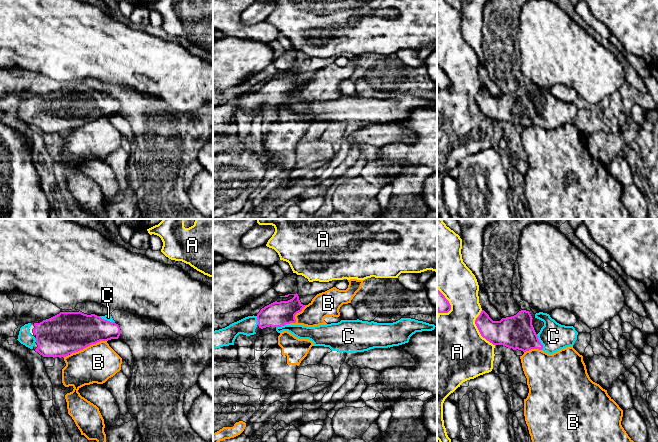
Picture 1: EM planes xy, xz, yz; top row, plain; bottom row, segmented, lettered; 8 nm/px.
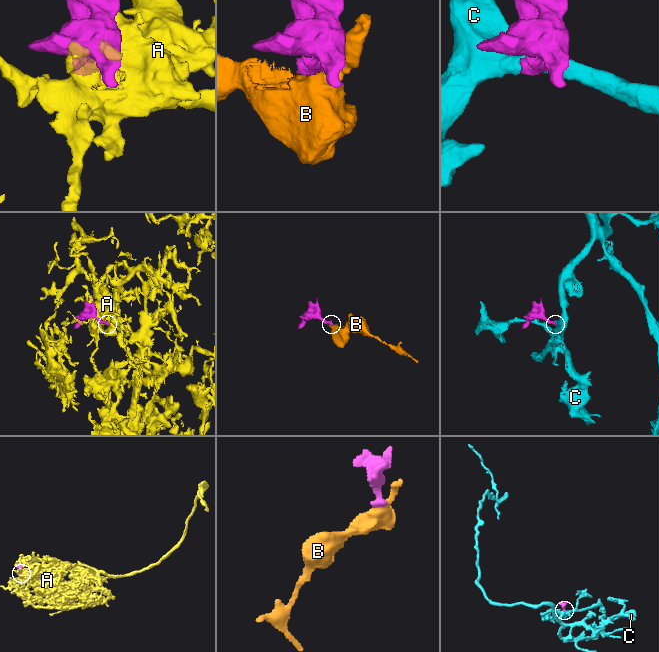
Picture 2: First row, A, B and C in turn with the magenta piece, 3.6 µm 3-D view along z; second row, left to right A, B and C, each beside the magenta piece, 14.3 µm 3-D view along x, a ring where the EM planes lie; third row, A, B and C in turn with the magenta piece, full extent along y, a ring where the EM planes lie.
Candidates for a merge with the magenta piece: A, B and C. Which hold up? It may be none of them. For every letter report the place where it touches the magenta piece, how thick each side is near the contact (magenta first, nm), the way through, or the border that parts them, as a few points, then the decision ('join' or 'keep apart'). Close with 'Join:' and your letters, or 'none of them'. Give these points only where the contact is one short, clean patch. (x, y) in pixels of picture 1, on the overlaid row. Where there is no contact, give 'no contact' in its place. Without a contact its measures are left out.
A: meets magenta in yz at (478, 329); 240 nm thick on the magenta side, 500 nm on the other; keep apart
B: meets magenta in xy at (88, 345); 340 nm thick on the magenta side, 300 nm on the other; border along xy (106, 340), (92, 343), (70, 354); keep apart
C: meets magenta in yz at (540, 342); 280 nm thick on the magenta side, 220 nm on the other; join
Join: C

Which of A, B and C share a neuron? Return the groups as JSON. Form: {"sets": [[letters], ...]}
{"sets": [["A"], ["B"], ["C"]]}

